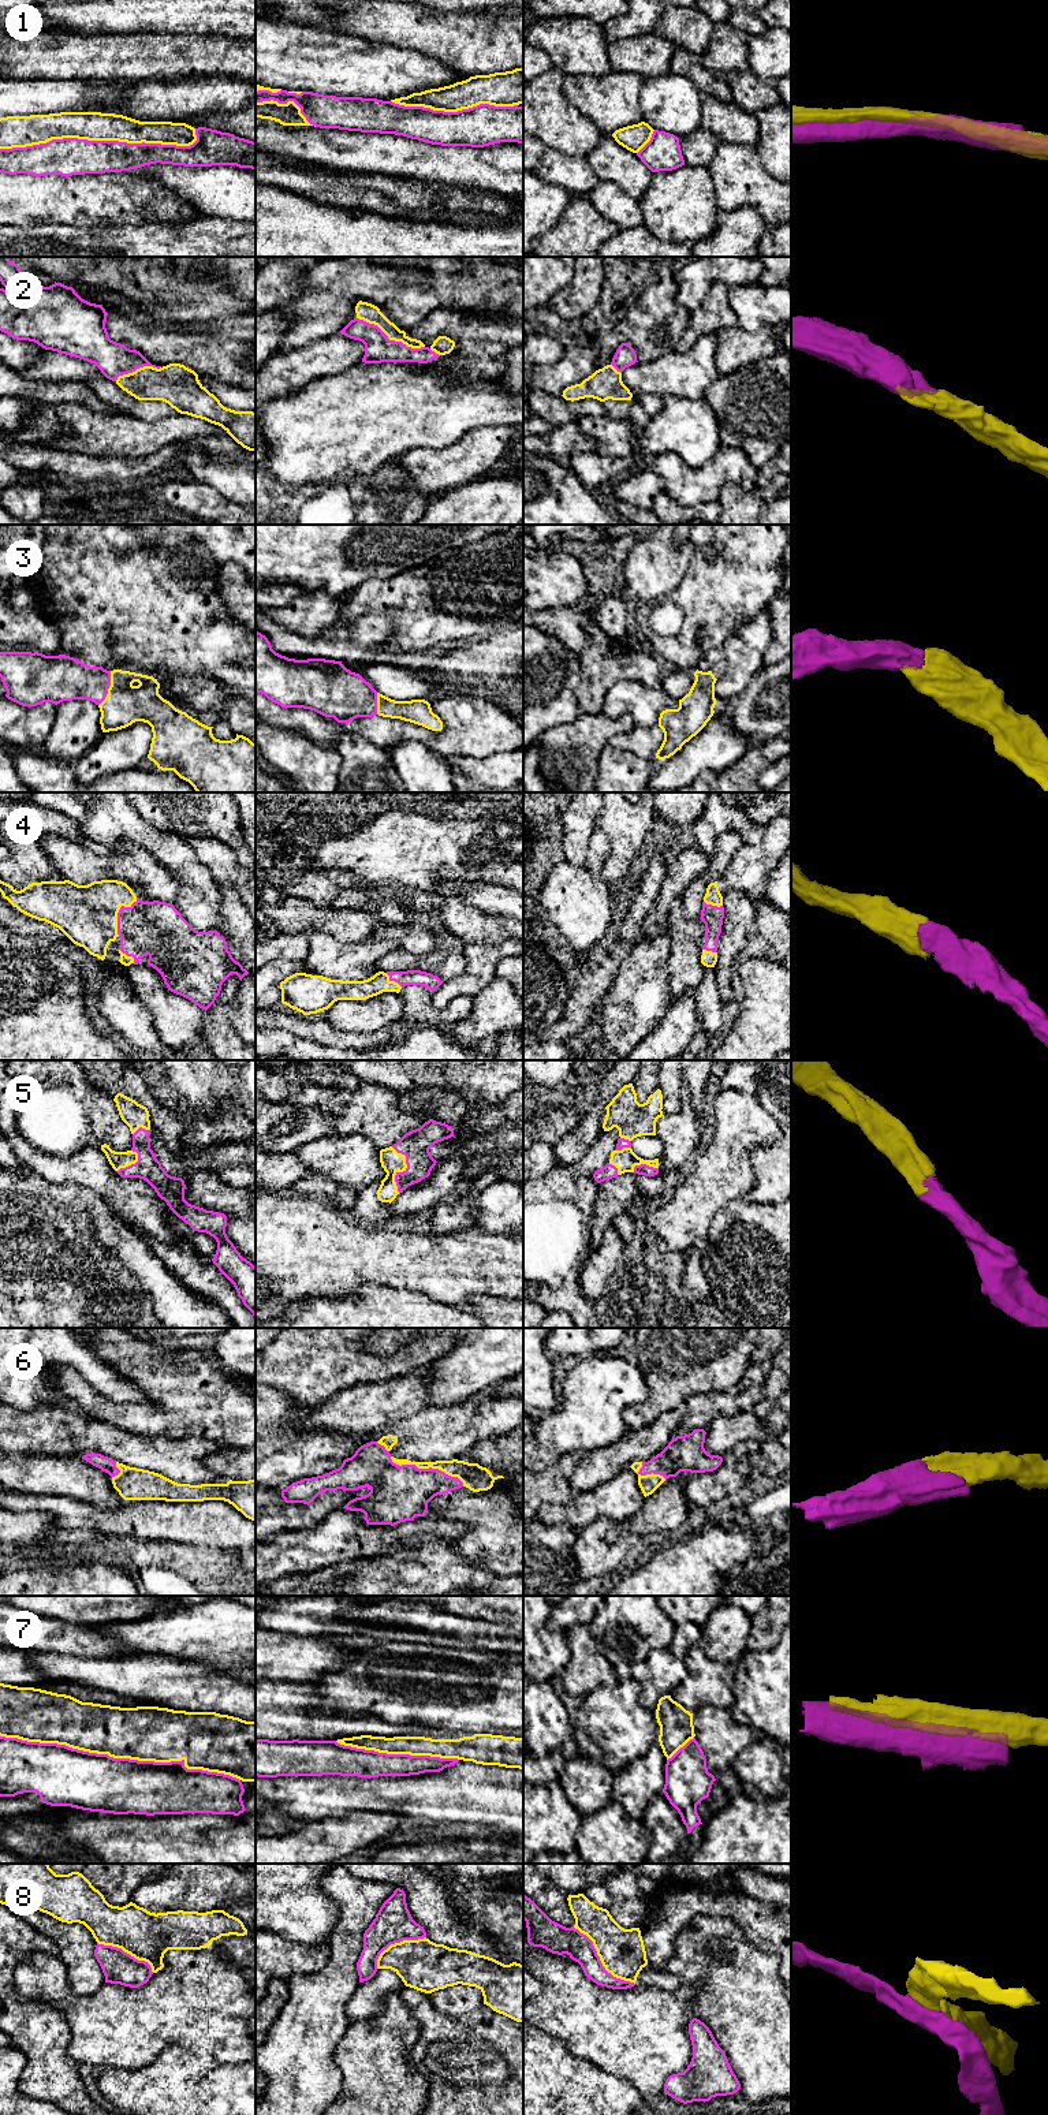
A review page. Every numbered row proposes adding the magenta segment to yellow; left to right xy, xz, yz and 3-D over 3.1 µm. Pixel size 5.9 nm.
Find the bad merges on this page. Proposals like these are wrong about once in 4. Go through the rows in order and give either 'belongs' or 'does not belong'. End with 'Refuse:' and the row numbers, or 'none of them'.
1: does not belong
2: belongs
3: belongs
4: belongs
5: belongs
6: belongs
7: does not belong
8: does not belong
Refuse: 1, 7, 8

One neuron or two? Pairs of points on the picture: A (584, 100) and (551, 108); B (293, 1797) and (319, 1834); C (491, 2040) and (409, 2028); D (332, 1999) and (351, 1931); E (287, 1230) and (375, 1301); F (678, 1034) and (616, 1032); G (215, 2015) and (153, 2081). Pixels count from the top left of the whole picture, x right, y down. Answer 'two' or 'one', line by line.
A: two
B: two
C: two
D: one
E: two
F: two
G: two

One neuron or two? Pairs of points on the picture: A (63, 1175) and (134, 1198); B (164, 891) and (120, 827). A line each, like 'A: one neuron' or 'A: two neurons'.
A: one neuron
B: two neurons

